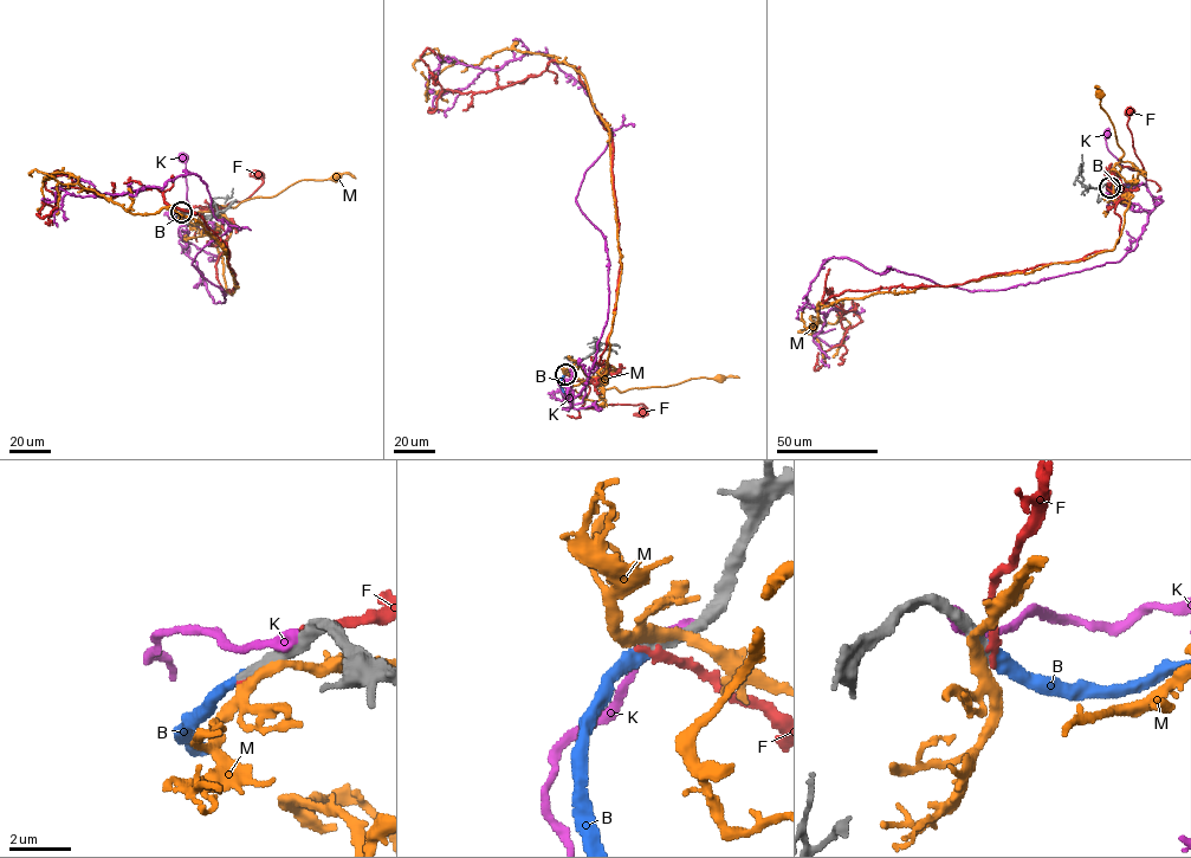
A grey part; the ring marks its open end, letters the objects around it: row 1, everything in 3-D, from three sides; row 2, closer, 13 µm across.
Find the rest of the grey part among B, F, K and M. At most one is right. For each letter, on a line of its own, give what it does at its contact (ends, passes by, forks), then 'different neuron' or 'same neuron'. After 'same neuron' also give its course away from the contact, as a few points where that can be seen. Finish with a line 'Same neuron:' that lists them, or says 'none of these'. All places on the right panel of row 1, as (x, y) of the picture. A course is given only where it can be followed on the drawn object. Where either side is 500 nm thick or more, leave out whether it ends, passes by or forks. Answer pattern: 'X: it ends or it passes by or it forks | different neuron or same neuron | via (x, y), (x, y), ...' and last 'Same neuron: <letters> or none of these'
B: it ends | same neuron | via (1109, 187), (1131, 186)
F: it ends | different neuron
K: it ends | different neuron
M: it passes by | different neuron
Same neuron: B

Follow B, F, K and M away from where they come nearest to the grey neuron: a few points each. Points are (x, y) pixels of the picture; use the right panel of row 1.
B: (1109, 187), (1131, 186)
F: (1109, 187), (1114, 174), (1121, 168), (1144, 173), (1127, 127), (1131, 111)
K: (1108, 186), (1144, 185), (1146, 178), (1120, 163), (1107, 148), (1107, 134)
M: (1109, 186), (1120, 169), (1115, 163), (1121, 161), (1124, 152), (1100, 107), (1099, 94)

